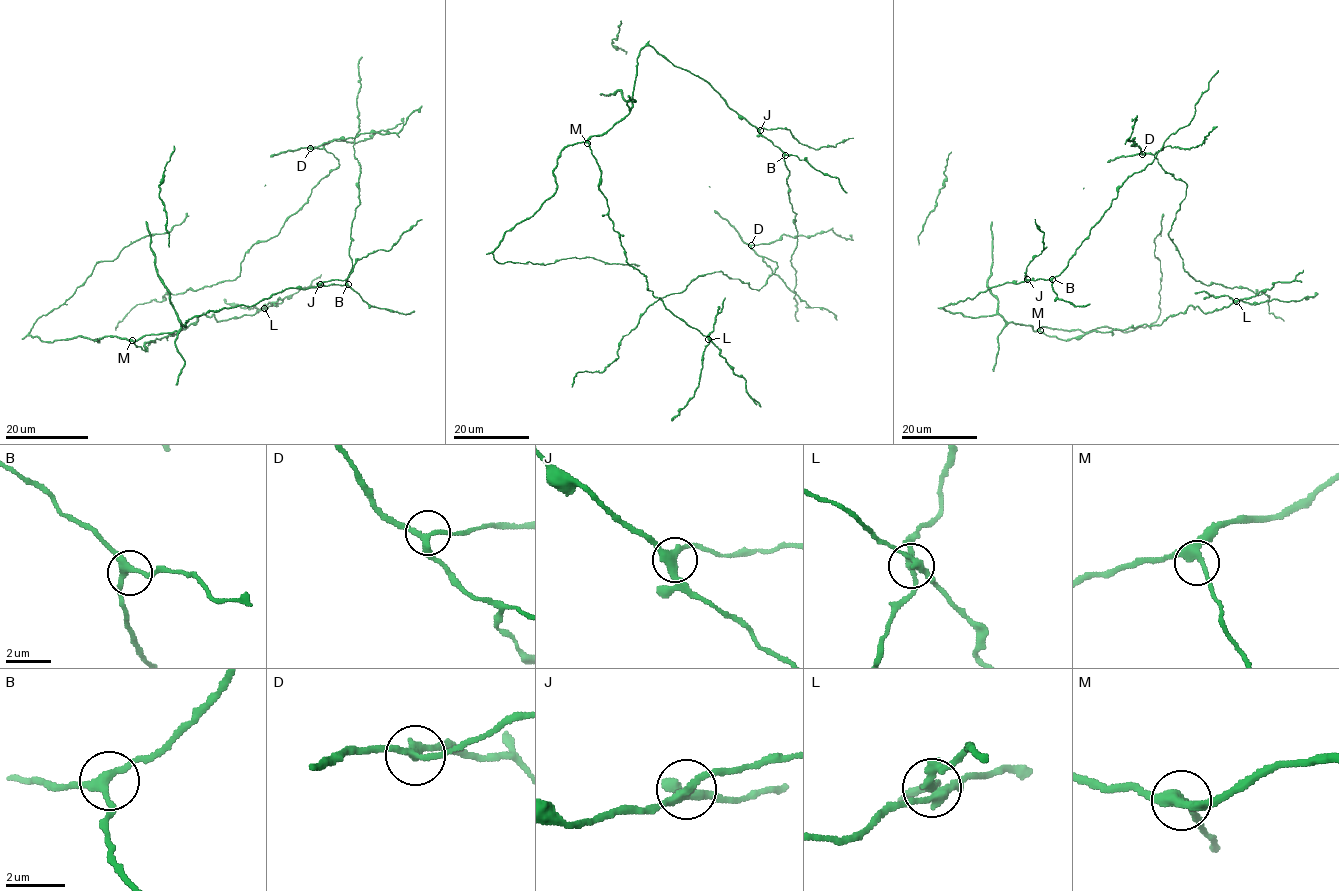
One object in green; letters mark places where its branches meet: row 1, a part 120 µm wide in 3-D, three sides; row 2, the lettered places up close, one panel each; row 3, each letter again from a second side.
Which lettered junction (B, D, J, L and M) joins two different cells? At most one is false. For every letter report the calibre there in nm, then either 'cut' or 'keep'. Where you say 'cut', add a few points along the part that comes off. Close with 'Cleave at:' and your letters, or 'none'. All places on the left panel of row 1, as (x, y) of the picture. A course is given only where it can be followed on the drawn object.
B: 260 nm | keep
D: 240 nm | keep
J: 300 nm | keep
L: 280 nm | cut | (264, 308), (258, 311), (254, 306), (228, 304), (223, 299)
M: 320 nm | keep
Cleave at: L

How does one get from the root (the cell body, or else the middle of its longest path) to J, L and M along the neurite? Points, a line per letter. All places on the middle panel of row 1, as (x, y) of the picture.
J: (728, 106), (760, 130)
L: (728, 106), (705, 81), (645, 46), (637, 59), (632, 108), (588, 140), (626, 262), (667, 309), (708, 339)
M: (728, 106), (705, 81), (645, 46), (637, 59), (632, 108), (587, 143)

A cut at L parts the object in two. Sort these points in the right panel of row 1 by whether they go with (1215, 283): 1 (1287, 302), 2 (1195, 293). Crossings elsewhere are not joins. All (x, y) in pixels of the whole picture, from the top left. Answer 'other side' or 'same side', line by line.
1: other side
2: other side

